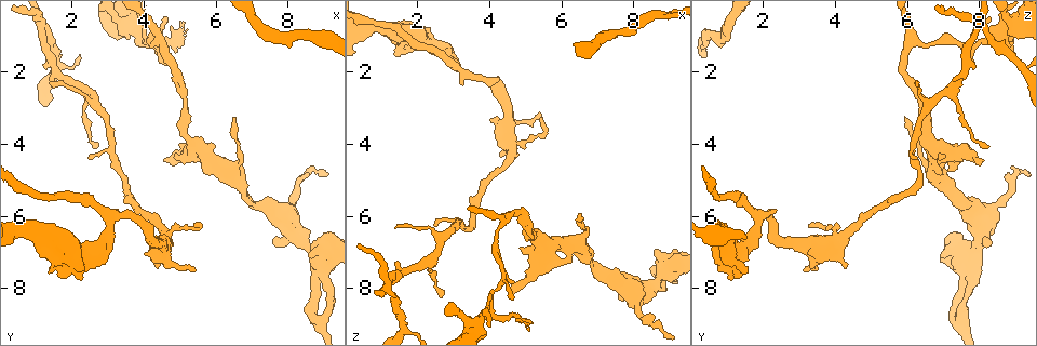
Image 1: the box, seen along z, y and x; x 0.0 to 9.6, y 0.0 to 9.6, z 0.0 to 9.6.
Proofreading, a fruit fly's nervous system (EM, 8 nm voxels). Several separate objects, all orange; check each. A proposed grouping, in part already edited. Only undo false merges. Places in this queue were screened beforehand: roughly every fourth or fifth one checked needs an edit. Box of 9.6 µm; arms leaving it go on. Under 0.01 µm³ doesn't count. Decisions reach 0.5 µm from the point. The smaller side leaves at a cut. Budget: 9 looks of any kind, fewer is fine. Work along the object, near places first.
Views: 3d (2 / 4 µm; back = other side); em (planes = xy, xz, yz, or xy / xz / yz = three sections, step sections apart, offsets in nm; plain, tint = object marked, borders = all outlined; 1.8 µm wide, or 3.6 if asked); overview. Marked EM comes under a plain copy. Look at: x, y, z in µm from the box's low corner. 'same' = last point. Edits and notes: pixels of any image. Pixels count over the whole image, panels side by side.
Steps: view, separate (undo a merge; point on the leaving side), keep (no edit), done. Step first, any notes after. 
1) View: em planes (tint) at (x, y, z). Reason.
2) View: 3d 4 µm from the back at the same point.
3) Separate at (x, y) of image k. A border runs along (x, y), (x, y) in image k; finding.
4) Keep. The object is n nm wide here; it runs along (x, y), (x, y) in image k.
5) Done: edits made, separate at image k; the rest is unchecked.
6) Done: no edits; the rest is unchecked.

View: 3d 4 µm at (5.50, 4.05, 6.70). Abrupt turn.

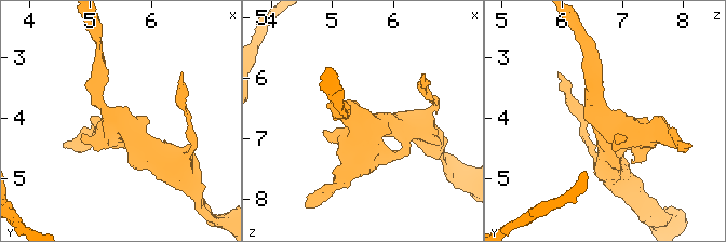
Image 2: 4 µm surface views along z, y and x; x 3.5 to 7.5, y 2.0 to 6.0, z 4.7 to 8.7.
View: em xy step 4 (tint) at (5.45, 4.10, 6.75).

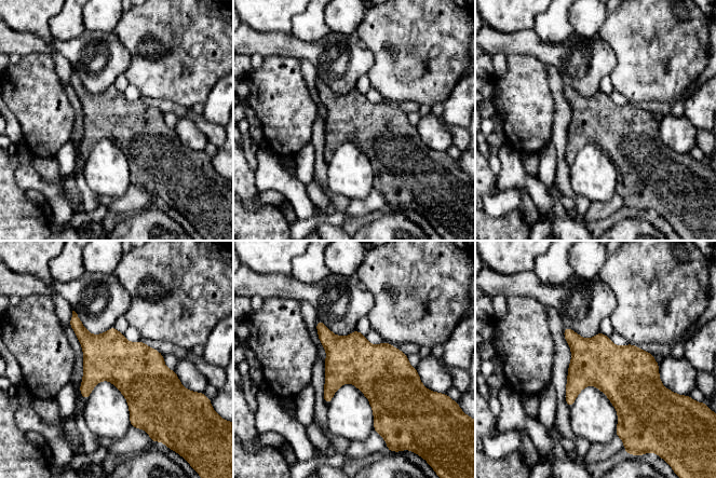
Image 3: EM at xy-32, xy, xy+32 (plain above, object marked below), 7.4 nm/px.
Keep. One neuron here.

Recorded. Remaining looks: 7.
View: em xz step 4 (tint) at (1.15, 0.75, 8.00). Four or more arms meet.

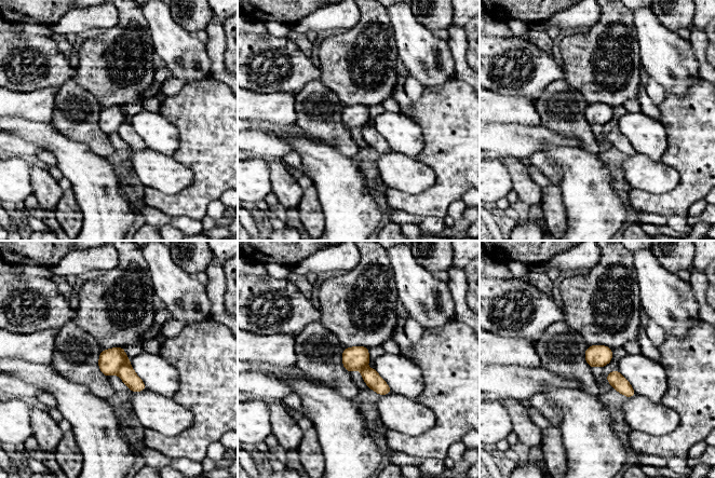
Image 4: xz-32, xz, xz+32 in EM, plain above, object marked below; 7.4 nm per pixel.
View: em planes (borders) at the same point. Another direction.

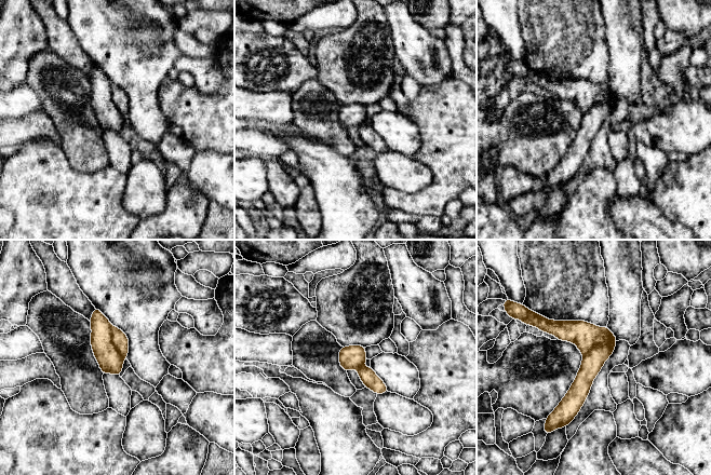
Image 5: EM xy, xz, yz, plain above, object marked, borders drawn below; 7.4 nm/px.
Separate at (586, 336) of image 5. The object is 180 nm wide here; two neurons meet here.

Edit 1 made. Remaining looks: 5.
View: overview. Redraw.

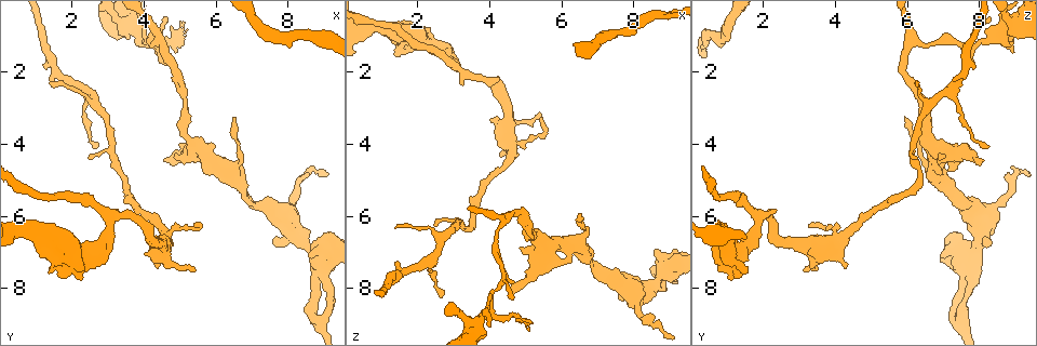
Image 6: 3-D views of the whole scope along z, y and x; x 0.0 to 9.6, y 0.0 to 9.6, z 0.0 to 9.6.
View: 3d 2 µm at (4.05, 1.10, 8.50).

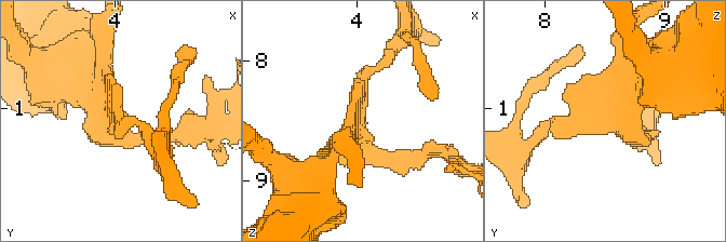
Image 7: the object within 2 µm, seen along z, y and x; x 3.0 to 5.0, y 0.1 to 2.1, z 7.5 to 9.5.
View: em planes (tint) at (4.02, 1.08, 8.52). 3 arms meet here; shape alone is not enough.

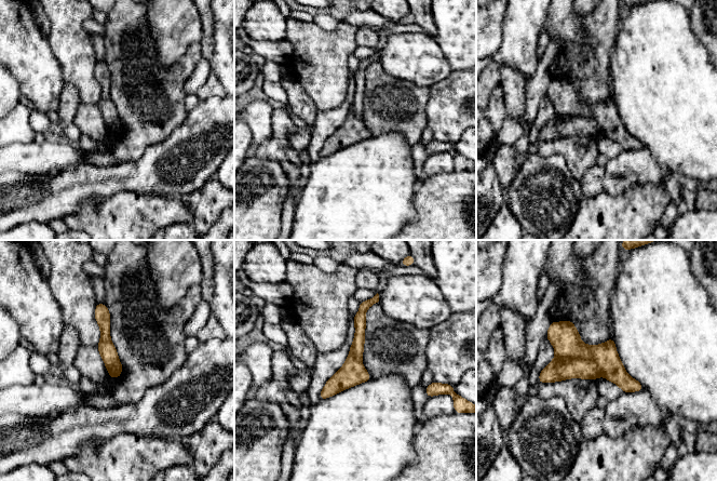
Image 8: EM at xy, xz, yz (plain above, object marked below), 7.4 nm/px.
Separate at (564, 336) of image 8. A border runs along (556, 356), (592, 359), (600, 375) in image 8; two neurons meet here.

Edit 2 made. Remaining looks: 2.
View: 3d 4 µm at (9.10, 7.15, 7.55). Thick turns thin.

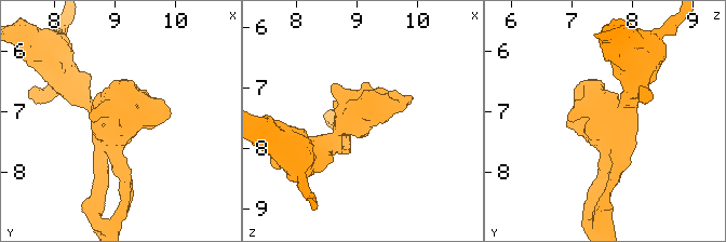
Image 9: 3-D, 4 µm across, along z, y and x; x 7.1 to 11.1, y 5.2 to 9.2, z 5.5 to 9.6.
View: em 3.6 µm planes (tint) at (9.05, 7.20, 7.55).

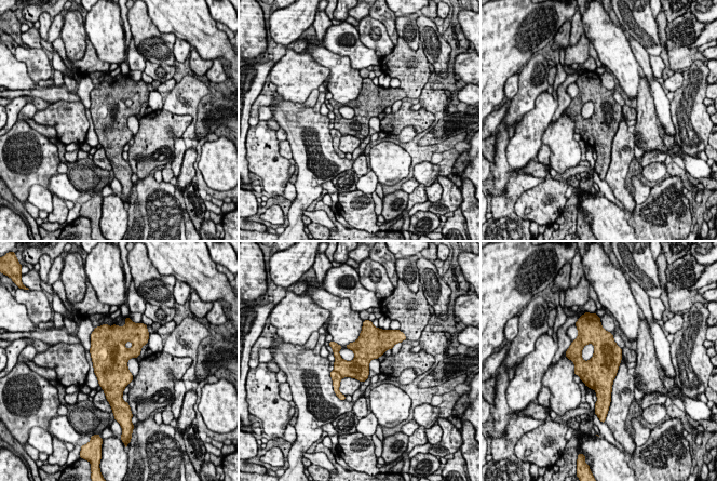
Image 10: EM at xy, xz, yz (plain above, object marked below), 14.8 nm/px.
Keep. All the same neuron.

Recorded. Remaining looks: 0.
Done: edits made, separate at image 5, separate at image 8; the rest is unchecked.

